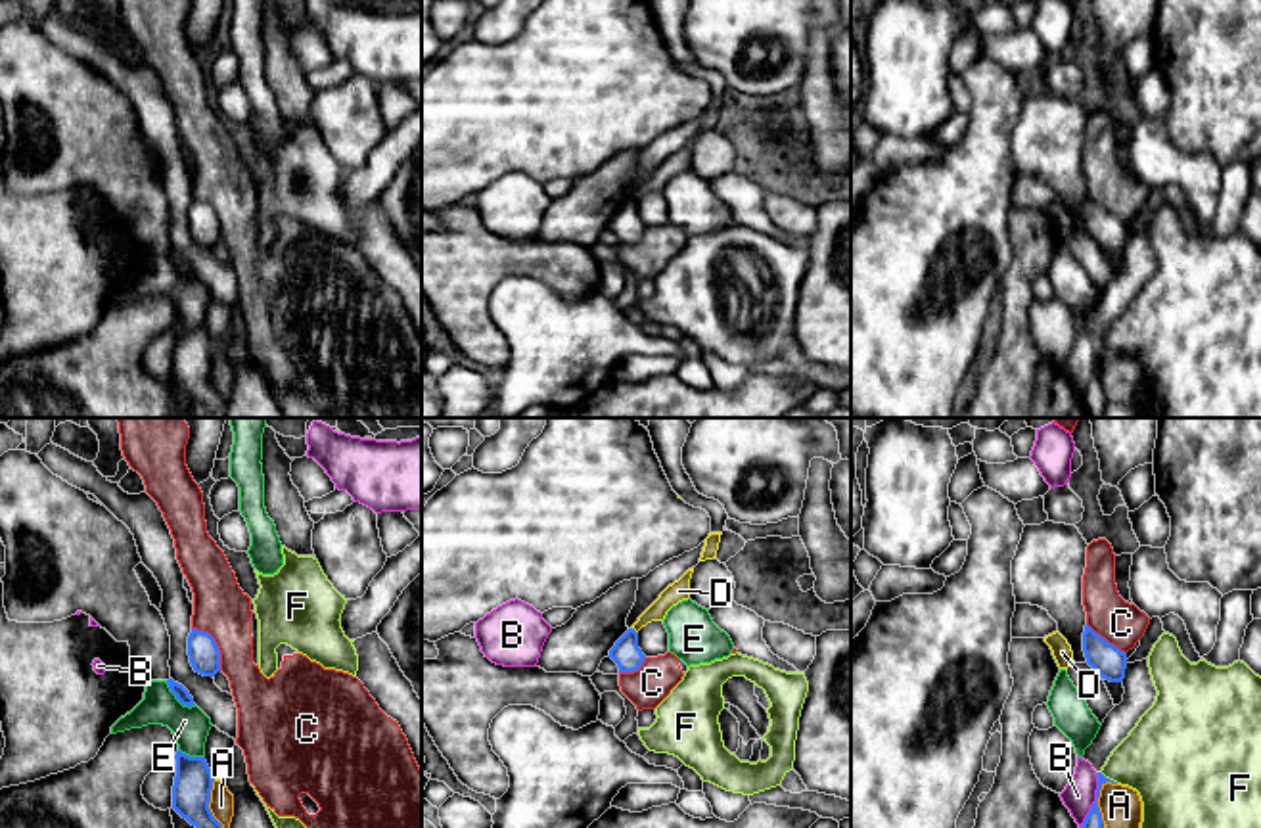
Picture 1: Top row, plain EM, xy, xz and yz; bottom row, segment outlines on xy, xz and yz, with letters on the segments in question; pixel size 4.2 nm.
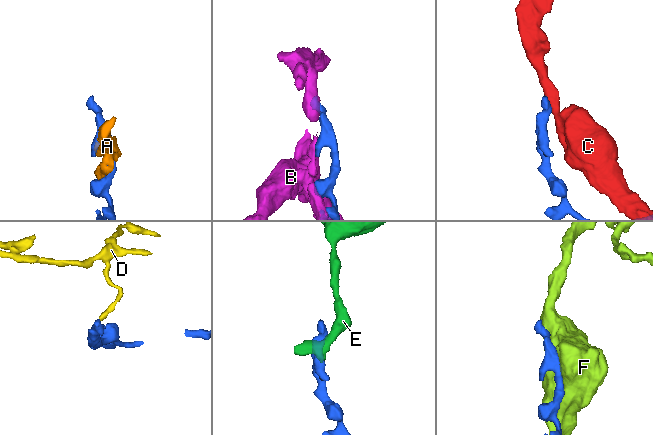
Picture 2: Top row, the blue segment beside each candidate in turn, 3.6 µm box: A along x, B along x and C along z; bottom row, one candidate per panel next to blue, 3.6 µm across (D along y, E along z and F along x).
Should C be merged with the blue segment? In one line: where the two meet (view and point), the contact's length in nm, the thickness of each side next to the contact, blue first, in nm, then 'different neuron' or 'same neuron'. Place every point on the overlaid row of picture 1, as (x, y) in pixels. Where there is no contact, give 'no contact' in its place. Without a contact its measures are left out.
meets blue in xy at (215, 644); contact 220 nm long; 130 nm thick on the blue side, 240 nm on the other; different neuron

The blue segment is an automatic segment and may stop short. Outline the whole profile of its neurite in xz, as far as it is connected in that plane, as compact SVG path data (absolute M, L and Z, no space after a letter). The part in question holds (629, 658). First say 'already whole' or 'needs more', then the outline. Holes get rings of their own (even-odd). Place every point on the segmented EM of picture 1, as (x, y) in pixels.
already whole; M629 629L609 650L609 656L617 667L619 673L634 673L642 667L646 656L638 648L638 632L634 629Z

